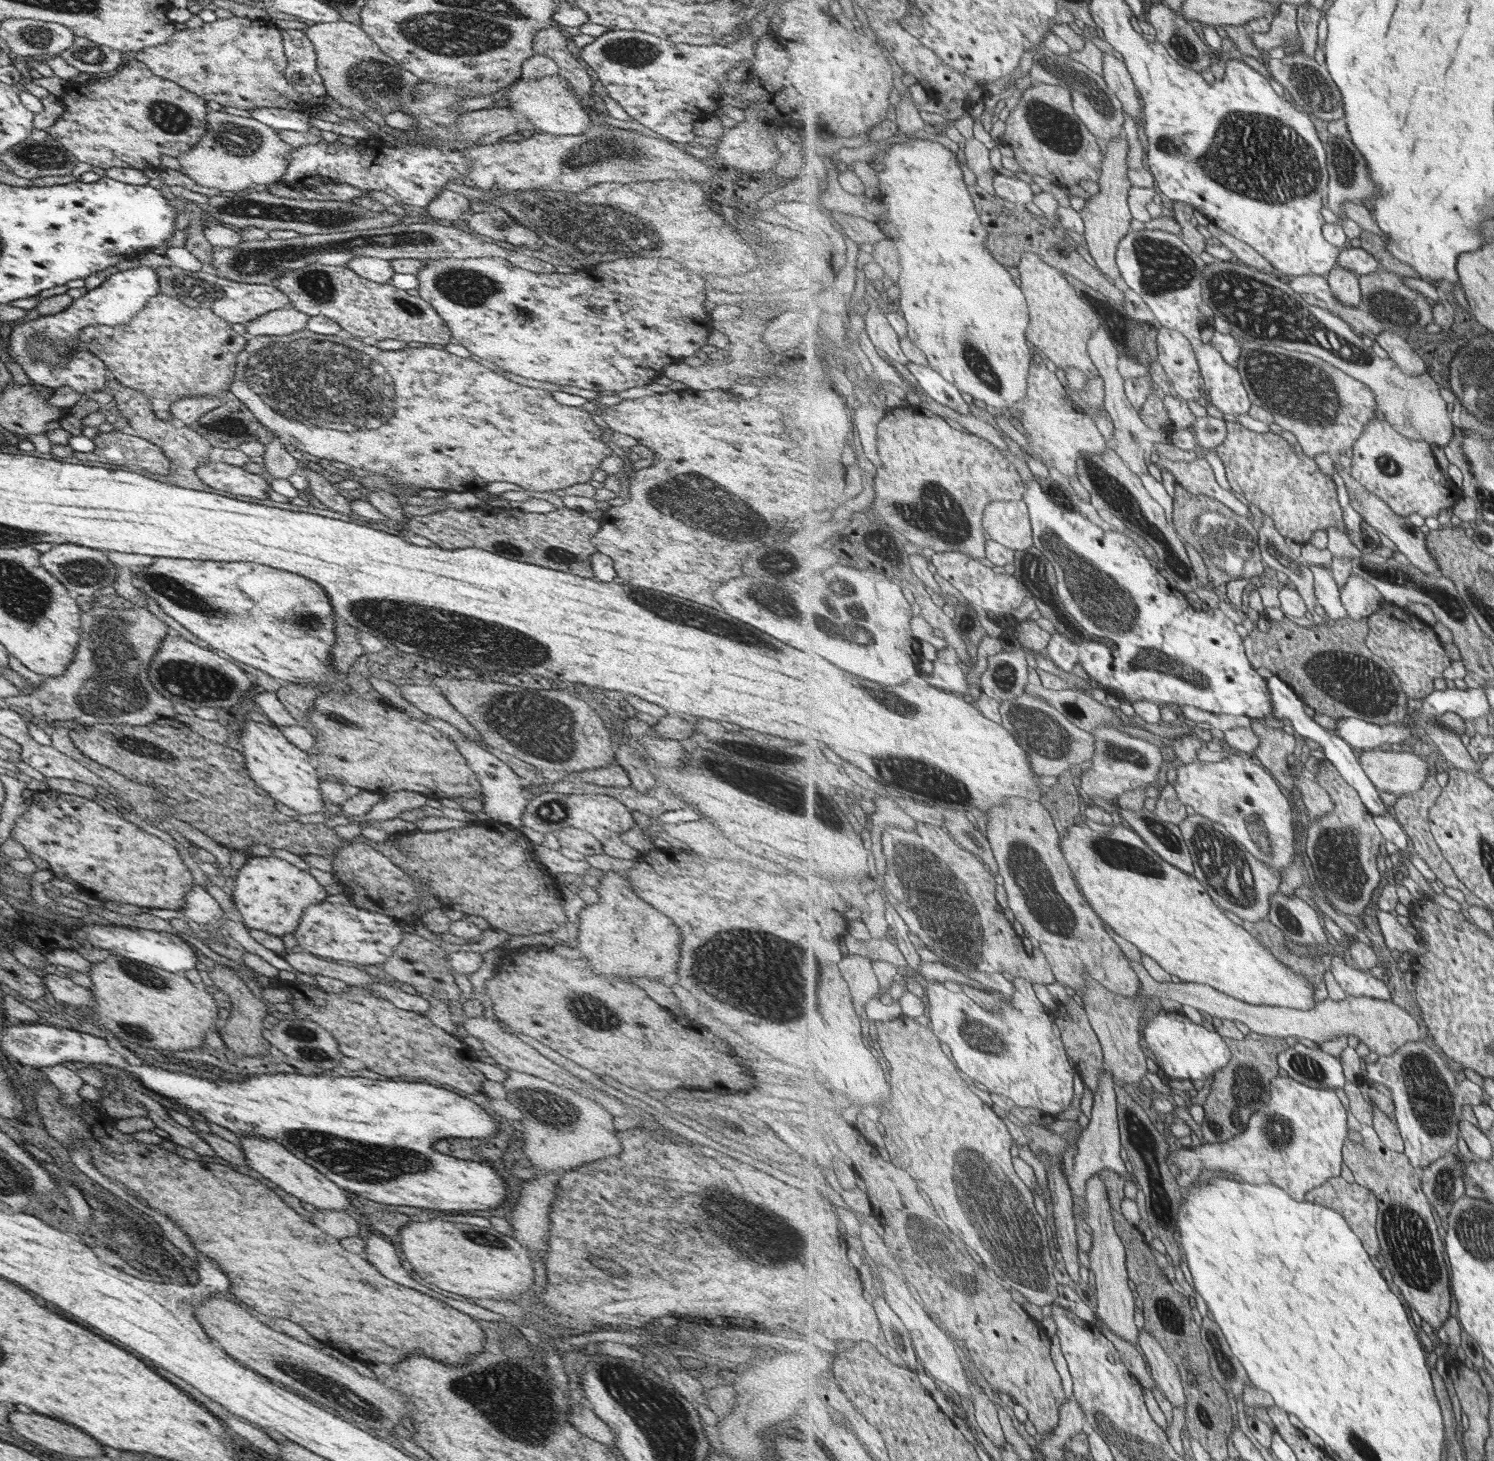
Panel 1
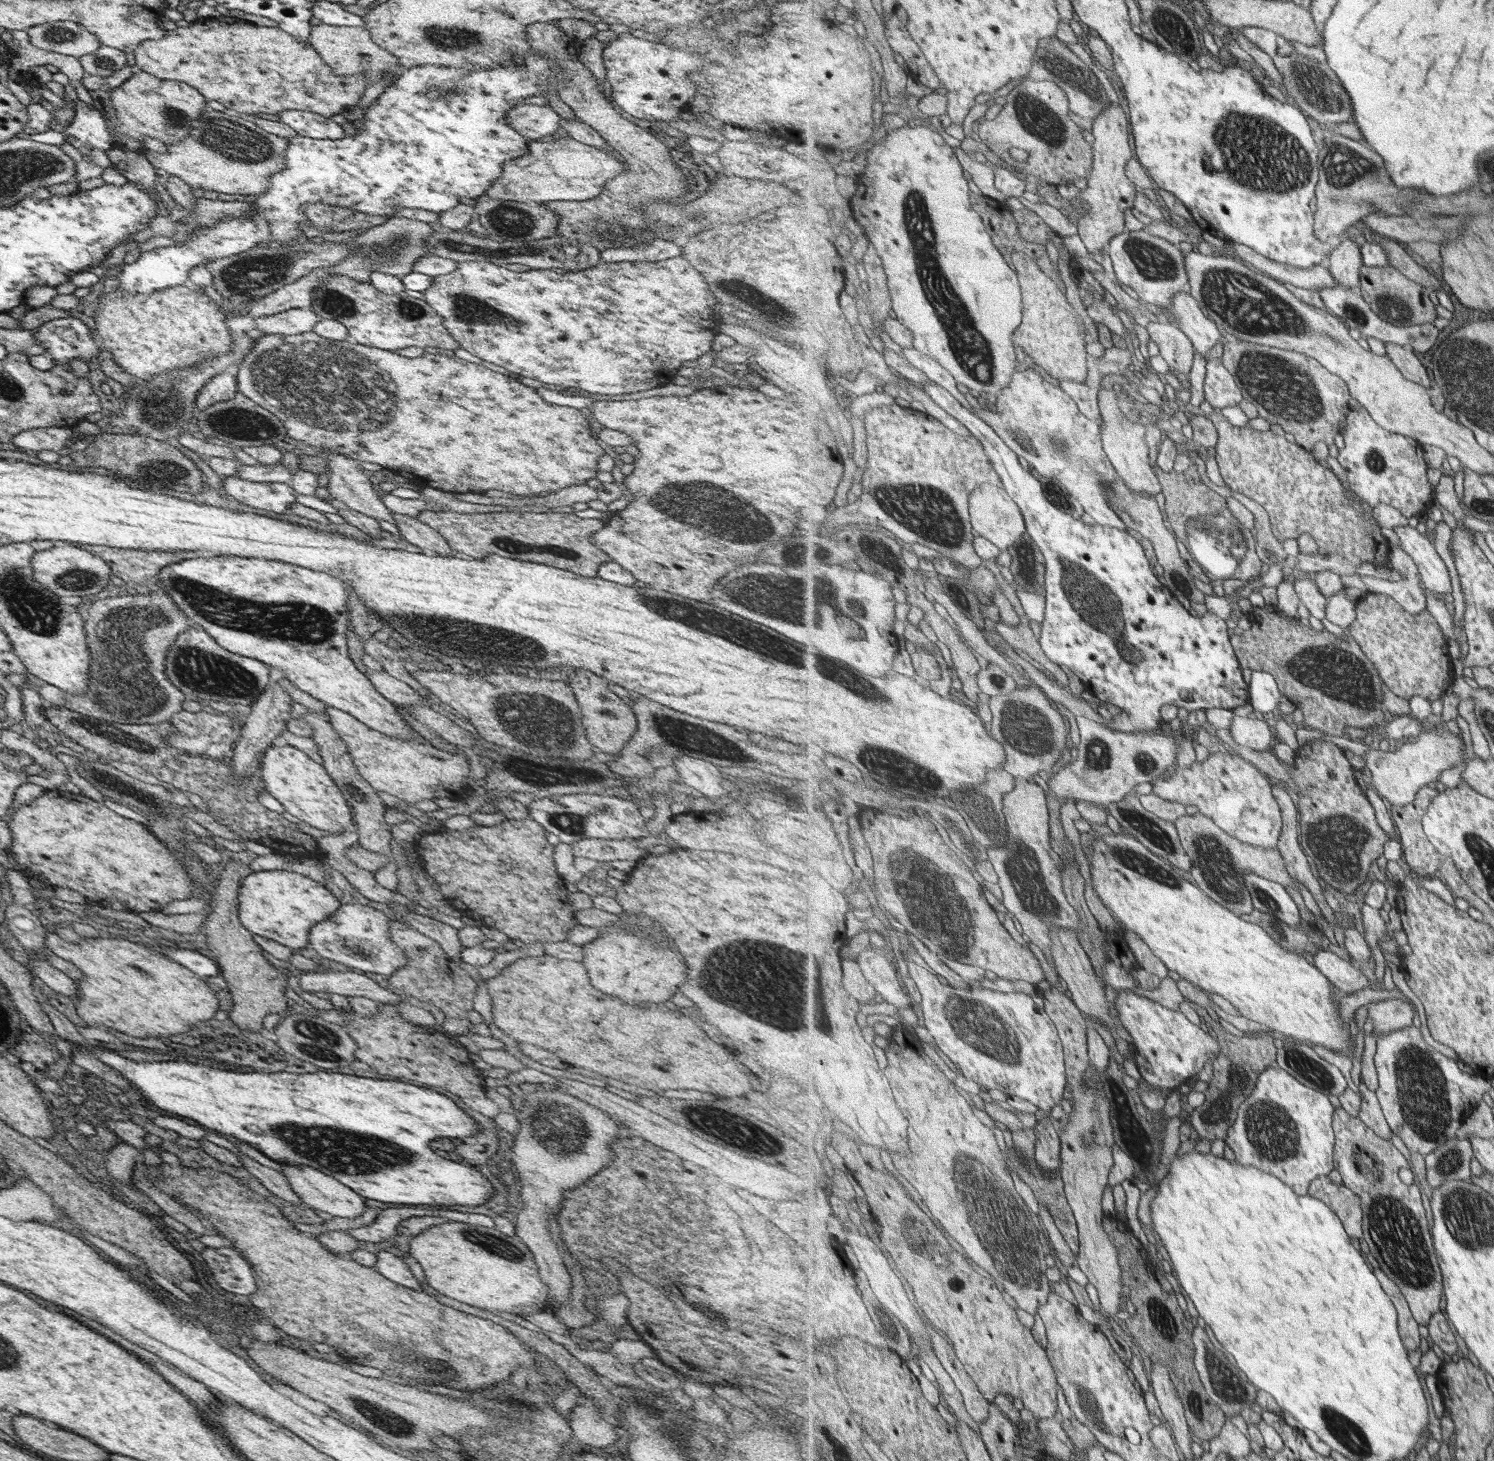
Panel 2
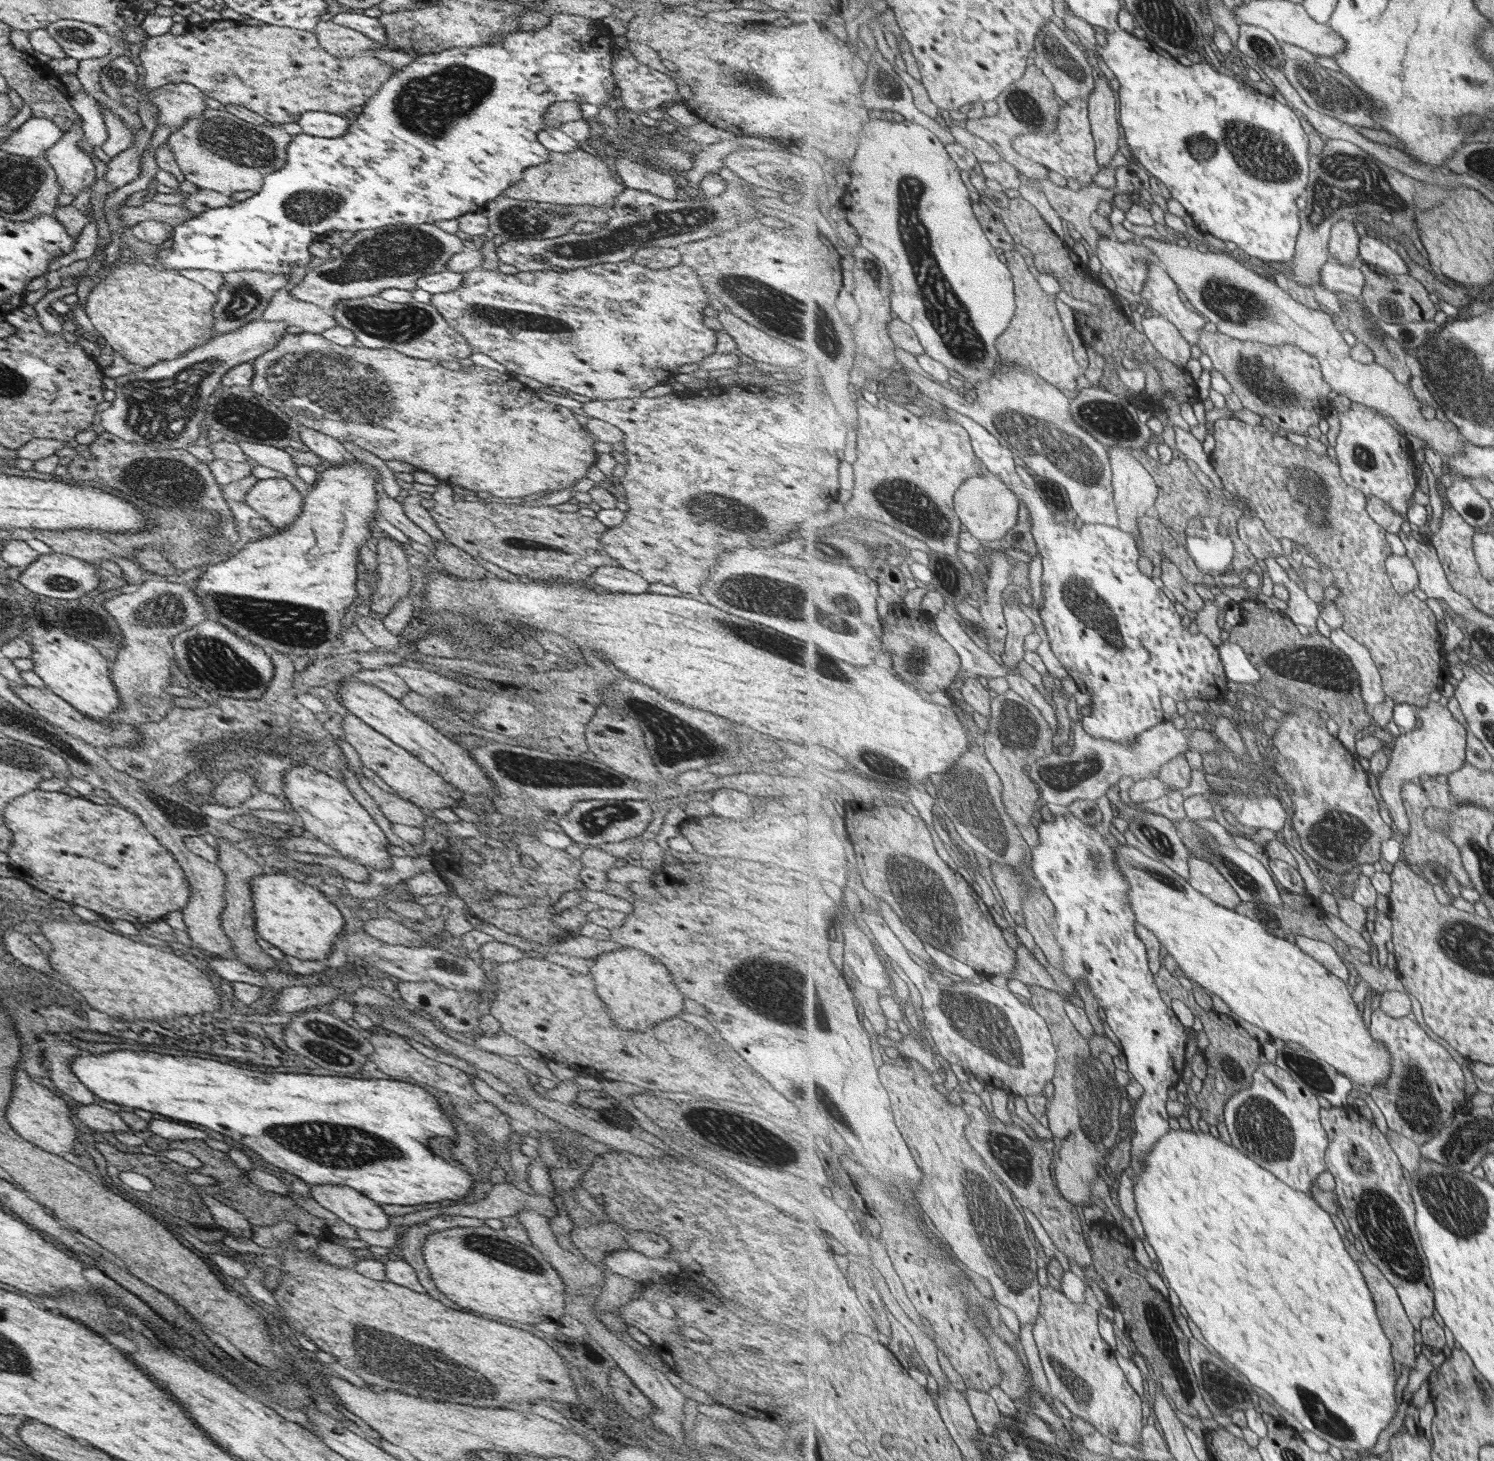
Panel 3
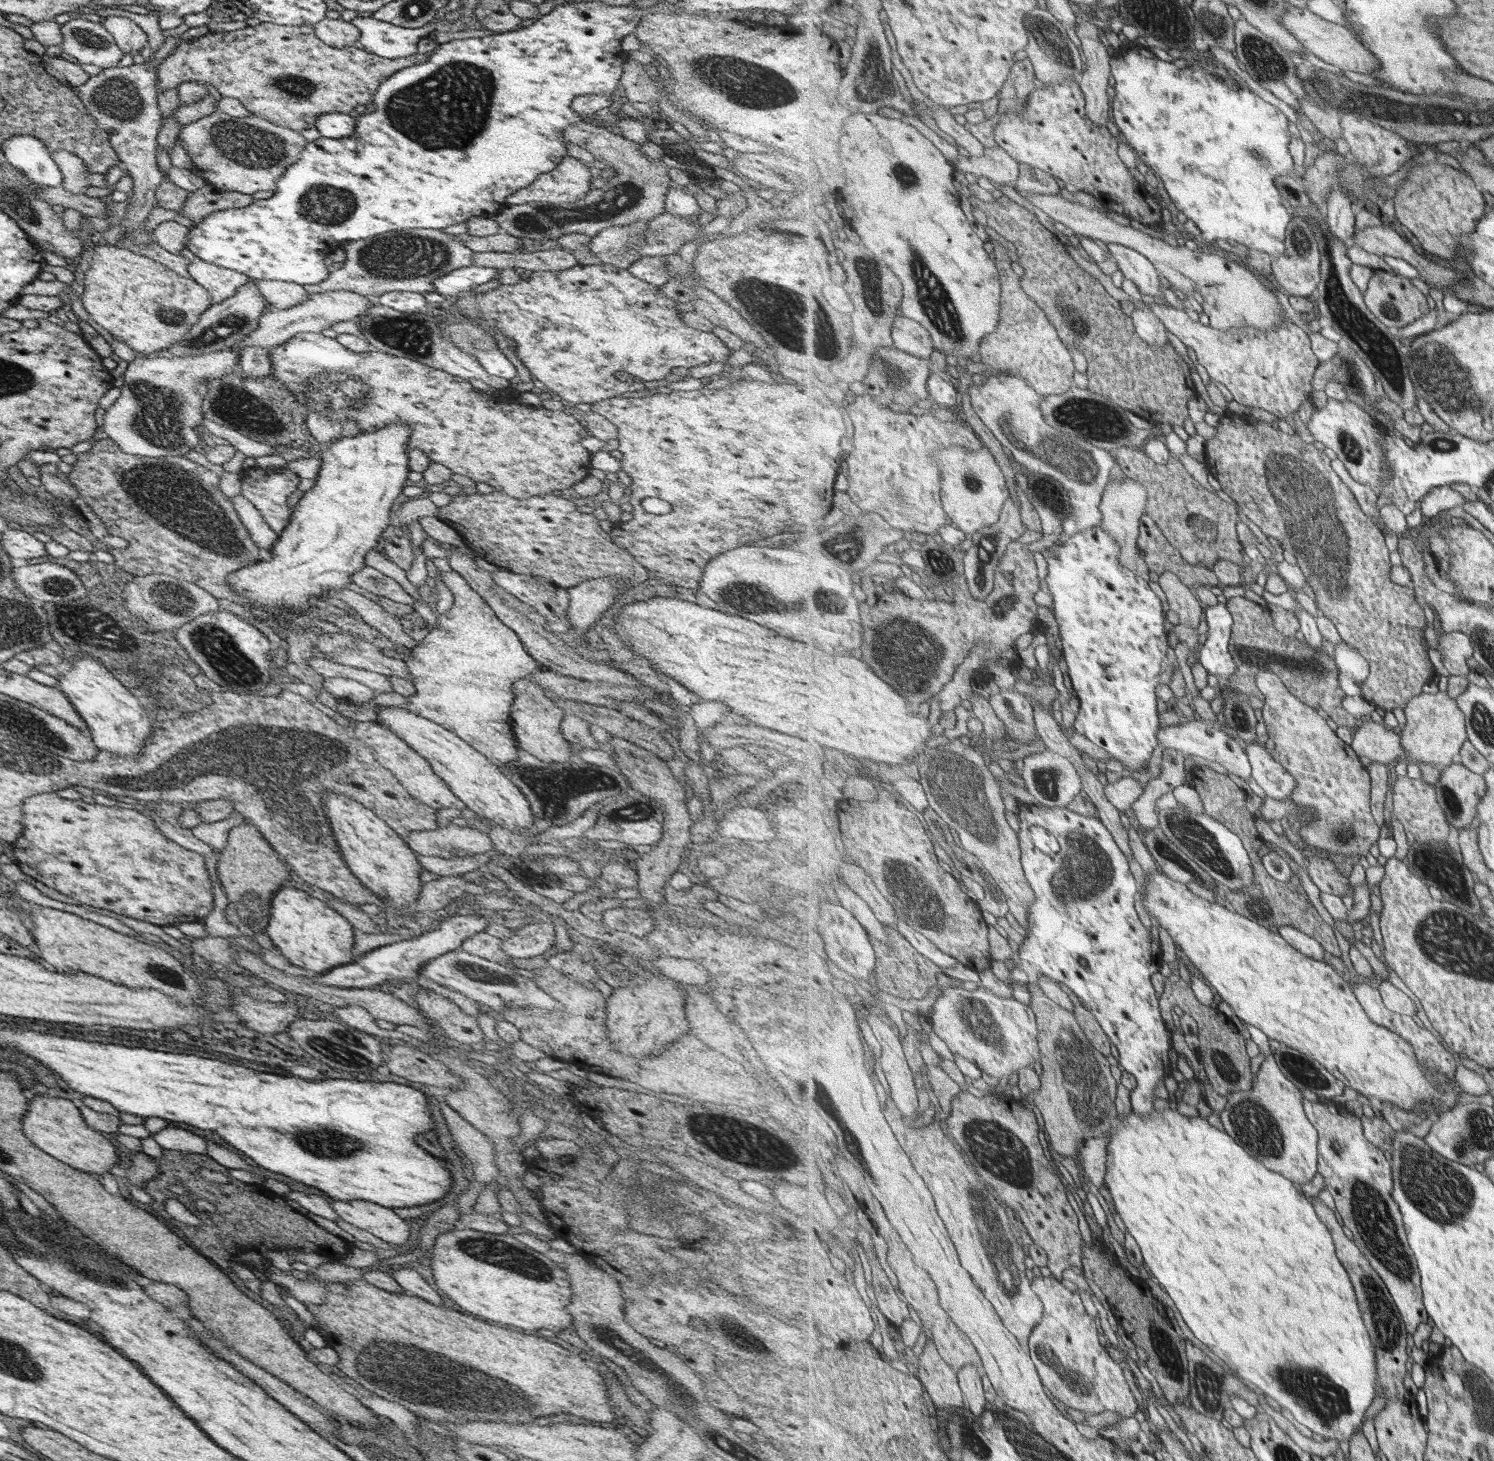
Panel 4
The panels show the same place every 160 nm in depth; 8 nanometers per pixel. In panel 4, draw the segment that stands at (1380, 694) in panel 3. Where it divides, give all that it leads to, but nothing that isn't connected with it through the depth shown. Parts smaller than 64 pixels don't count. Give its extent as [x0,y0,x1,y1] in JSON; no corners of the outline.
[1335,641,1370,696]

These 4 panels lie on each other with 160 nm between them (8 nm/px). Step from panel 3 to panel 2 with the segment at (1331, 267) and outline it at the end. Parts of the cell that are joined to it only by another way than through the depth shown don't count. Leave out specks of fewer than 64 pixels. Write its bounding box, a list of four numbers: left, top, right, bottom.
[1226,240,1341,290]

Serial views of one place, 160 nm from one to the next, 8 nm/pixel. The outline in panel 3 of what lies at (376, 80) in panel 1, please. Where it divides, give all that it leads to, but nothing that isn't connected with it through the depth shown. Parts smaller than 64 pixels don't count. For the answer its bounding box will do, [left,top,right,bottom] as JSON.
[312,22,378,57]

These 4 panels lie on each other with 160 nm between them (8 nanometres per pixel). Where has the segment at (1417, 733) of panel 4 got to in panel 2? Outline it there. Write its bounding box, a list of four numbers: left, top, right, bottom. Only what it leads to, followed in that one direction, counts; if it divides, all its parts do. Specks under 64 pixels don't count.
[1365,723,1465,806]

